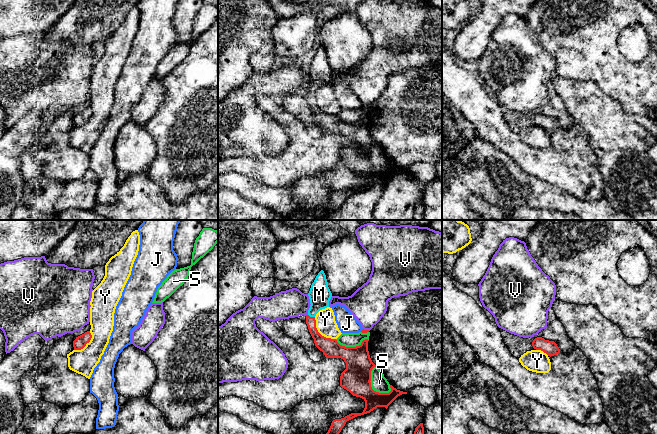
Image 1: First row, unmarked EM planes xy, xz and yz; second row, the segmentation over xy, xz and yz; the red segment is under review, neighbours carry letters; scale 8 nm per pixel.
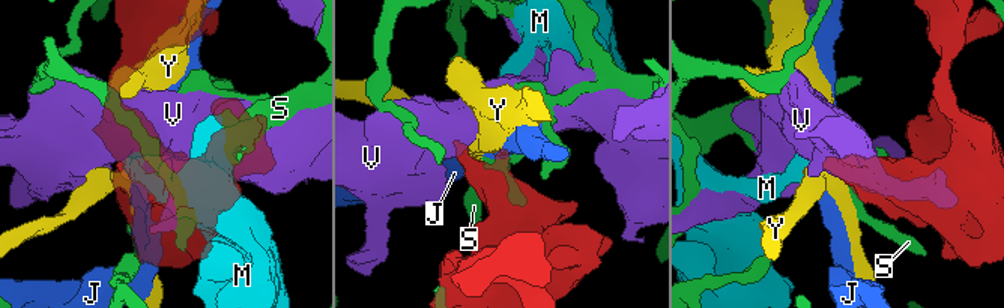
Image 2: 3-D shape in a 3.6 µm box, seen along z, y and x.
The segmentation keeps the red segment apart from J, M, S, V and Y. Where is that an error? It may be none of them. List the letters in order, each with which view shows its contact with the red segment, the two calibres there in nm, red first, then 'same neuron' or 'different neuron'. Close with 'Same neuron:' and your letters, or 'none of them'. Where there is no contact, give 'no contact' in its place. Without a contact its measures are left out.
J: meets red in xz; 30 nm thick on the red side, 160 nm on the other; different neuron
M: meets red in xz; 120 nm thick on the red side, 170 nm on the other; same neuron
S: meets red in xz; 220 nm thick on the red side, 140 nm on the other; different neuron
V: meets red in xz; 30 nm thick on the red side, 300 nm on the other; different neuron
Y: meets red in xz; 150 nm thick on the red side, 160 nm on the other; different neuron
Same neuron: M

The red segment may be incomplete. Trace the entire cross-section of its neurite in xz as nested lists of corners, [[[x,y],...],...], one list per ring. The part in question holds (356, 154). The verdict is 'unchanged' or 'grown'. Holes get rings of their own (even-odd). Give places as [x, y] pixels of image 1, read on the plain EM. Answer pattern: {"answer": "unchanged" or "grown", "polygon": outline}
{"answer": "grown", "polygon": [[[321,46],[316,52],[308,69],[310,84],[306,91],[306,100],[314,115],[315,122],[323,128],[326,134],[341,134],[346,139],[346,145],[341,149],[340,162],[349,167],[353,172],[360,173],[365,177],[362,189],[351,189],[344,194],[335,195],[326,209],[327,217],[335,214],[341,208],[346,198],[367,189],[377,183],[388,182],[400,171],[407,170],[397,166],[390,161],[389,169],[379,169],[371,163],[371,147],[377,143],[371,136],[368,127],[368,115],[362,117],[359,122],[345,123],[340,121],[336,115],[322,112],[316,104],[316,90],[327,83],[332,73],[328,63],[326,51]]]}

